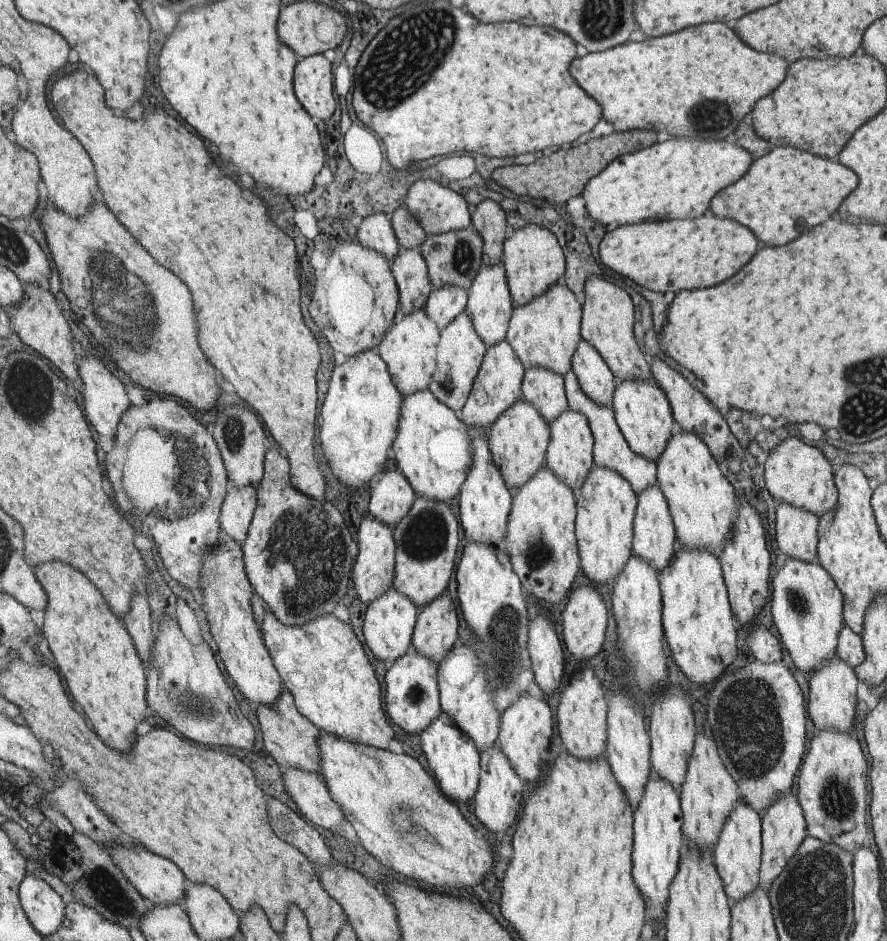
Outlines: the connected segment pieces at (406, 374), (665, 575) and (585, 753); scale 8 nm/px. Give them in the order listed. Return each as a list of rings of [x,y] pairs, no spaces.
[[[426,309],[415,310],[409,315],[401,316],[376,348],[379,355],[387,361],[394,386],[405,397],[428,390],[436,366],[440,335],[437,324],[427,315]]]
[[[678,544],[678,550],[675,552],[671,563],[660,573],[660,584],[663,589],[663,621],[664,621],[664,632],[667,633],[667,643],[671,658],[680,666],[680,670],[684,672],[684,676],[696,684],[696,686],[704,686],[708,684],[708,688],[716,682],[718,676],[722,676],[722,672],[737,659],[738,656],[738,630],[736,630],[736,622],[734,622],[733,610],[730,610],[728,604],[728,594],[726,594],[727,583],[723,577],[723,569],[720,561],[714,554],[706,551],[700,551],[699,549],[686,549],[684,546]]]
[[[582,670],[562,686],[561,693],[556,720],[564,750],[573,757],[585,761],[596,760],[606,755],[608,716],[606,716],[606,698],[600,680],[594,676],[592,670]]]

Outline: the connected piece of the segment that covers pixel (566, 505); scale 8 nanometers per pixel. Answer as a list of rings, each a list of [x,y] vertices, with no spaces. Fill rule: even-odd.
[[[546,466],[516,489],[513,495],[510,525],[502,547],[511,557],[511,564],[523,581],[525,594],[538,598],[546,606],[556,606],[568,596],[580,572],[581,556],[574,534],[577,502],[574,502],[572,488]]]

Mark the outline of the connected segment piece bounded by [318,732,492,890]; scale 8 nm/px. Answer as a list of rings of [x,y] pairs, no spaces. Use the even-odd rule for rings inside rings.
[[[320,732],[318,744],[322,756],[319,773],[332,800],[354,826],[362,846],[381,864],[438,890],[458,882],[472,888],[484,878],[492,866],[488,842],[478,838],[458,806],[440,794],[436,782],[417,759],[330,733]],[[402,811],[411,814],[413,826],[424,831],[402,831],[392,816]]]

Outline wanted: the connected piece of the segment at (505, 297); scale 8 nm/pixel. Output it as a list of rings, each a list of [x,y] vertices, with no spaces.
[[[503,264],[489,267],[482,266],[482,270],[476,275],[474,283],[467,290],[466,312],[470,314],[470,318],[473,320],[475,331],[488,347],[505,340],[514,314],[514,304]]]

